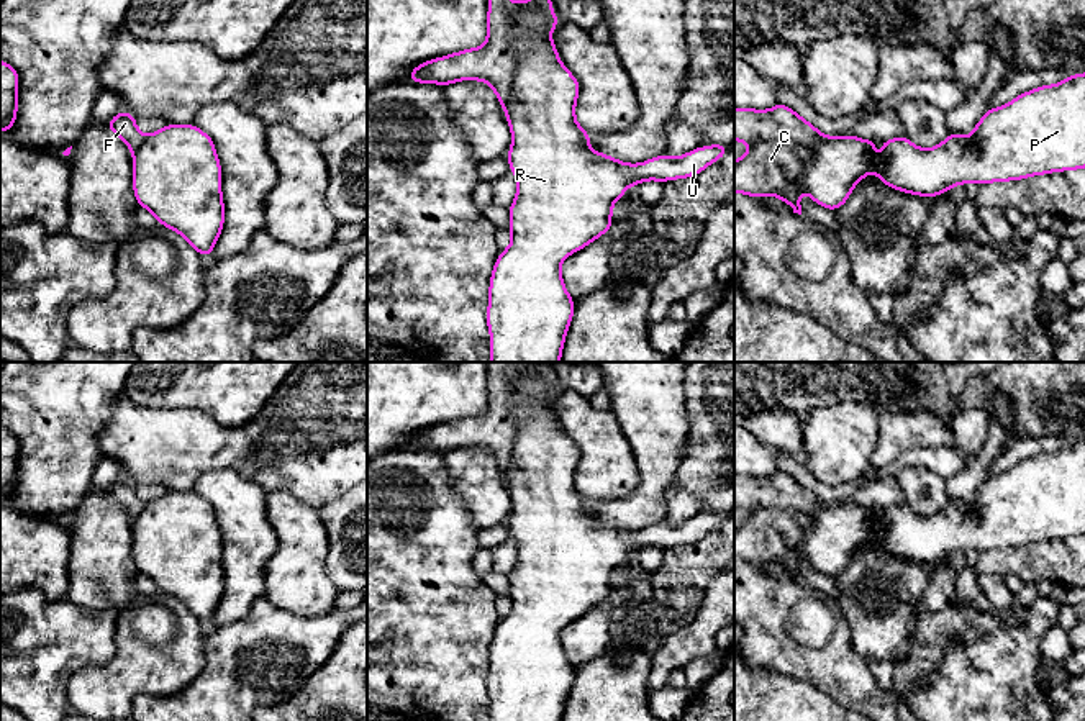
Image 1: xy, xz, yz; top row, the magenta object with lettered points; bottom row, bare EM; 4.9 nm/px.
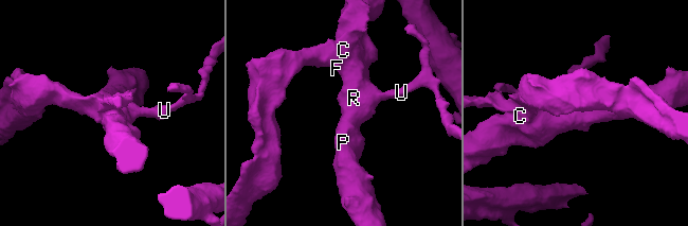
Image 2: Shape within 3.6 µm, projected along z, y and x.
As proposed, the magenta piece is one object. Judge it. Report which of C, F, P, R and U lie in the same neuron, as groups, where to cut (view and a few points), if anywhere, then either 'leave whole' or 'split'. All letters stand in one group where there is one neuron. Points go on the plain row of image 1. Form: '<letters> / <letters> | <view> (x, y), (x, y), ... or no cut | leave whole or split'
C P R U / F | xz (551, 367), (525, 376), (512, 389), (517, 438), (503, 474) | split

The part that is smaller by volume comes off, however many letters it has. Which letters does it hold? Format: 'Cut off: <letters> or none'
Cut off: F

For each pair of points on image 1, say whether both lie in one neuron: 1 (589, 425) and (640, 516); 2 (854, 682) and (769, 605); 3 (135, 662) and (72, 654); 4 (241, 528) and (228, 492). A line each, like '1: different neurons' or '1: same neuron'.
1: different neurons
2: same neuron
3: different neurons
4: same neuron

